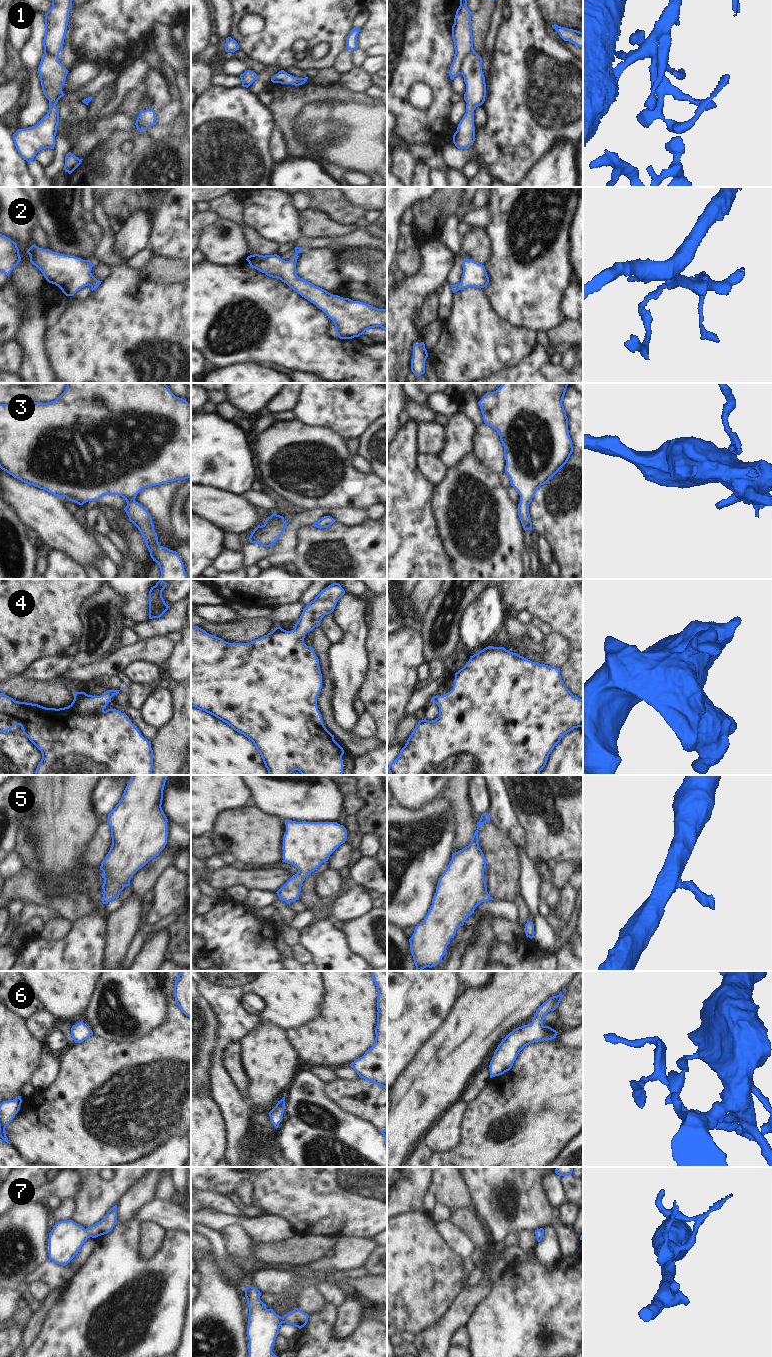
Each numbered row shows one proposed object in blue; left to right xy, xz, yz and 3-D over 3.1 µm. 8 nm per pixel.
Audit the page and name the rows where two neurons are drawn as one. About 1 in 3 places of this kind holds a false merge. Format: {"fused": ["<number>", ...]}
{"fused": []}

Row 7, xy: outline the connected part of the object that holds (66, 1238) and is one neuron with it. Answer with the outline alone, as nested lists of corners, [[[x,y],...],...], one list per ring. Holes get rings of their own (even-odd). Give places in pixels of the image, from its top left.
[[[117,1205],[94,1225],[84,1228],[73,1220],[55,1223],[49,1233],[49,1260],[65,1266],[78,1254],[88,1238],[109,1233],[117,1224]]]

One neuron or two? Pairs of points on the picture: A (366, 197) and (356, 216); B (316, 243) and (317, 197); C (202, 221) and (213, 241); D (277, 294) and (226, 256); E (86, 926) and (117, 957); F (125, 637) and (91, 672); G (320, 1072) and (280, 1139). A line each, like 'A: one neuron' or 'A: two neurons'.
A: two neurons
B: two neurons
C: two neurons
D: two neurons
E: two neurons
F: two neurons
G: two neurons

